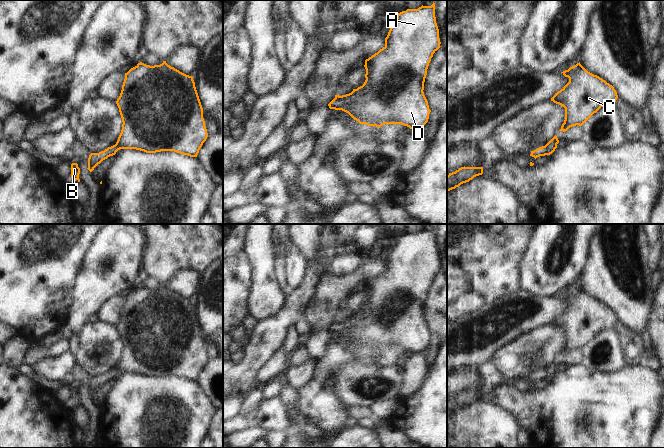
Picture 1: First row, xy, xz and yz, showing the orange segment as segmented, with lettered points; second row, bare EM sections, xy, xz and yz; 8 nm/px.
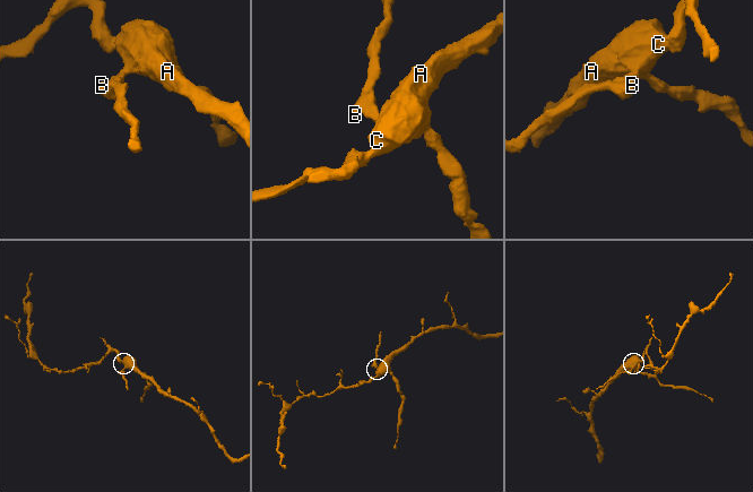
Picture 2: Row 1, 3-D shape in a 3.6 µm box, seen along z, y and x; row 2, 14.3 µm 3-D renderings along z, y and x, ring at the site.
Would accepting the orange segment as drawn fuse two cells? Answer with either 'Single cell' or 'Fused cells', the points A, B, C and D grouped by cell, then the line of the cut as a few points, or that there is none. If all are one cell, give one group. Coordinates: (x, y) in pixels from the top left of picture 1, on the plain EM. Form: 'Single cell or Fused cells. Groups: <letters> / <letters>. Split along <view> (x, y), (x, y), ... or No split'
Fused cells. Groups: A C D / B. Split along yz (543, 370), (548, 378).

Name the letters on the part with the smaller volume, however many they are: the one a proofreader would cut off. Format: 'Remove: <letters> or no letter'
Remove: B

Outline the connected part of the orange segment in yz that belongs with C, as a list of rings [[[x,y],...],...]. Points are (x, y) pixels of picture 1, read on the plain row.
[[[580,286],[562,297],[569,306],[551,322],[565,332],[565,344],[559,355],[582,350],[601,331],[615,328],[618,319],[614,311],[588,296]]]

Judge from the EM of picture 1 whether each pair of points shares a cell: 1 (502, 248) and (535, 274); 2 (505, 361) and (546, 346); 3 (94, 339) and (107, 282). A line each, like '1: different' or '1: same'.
1: different
2: same
3: different

